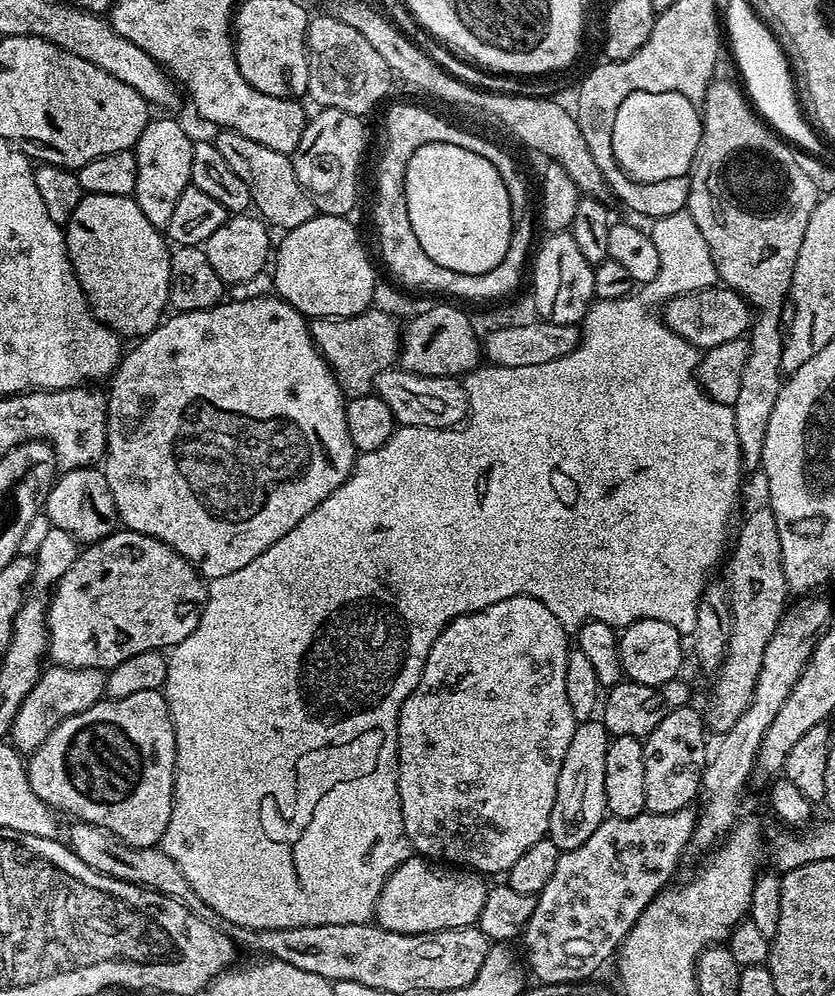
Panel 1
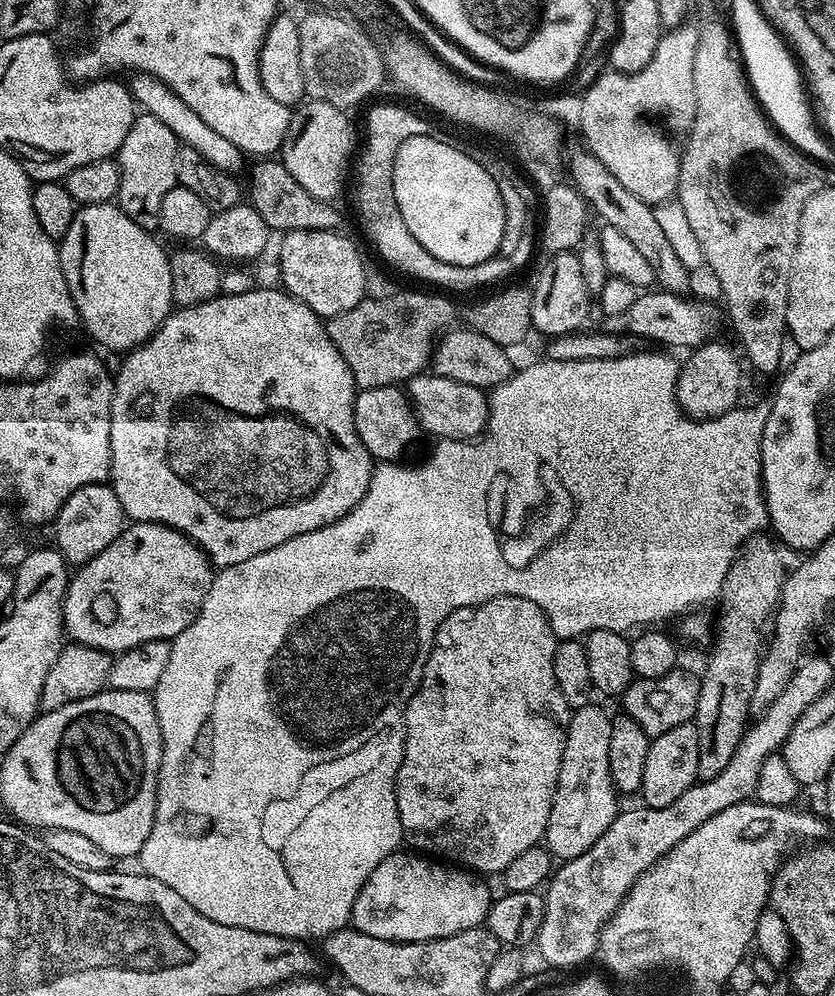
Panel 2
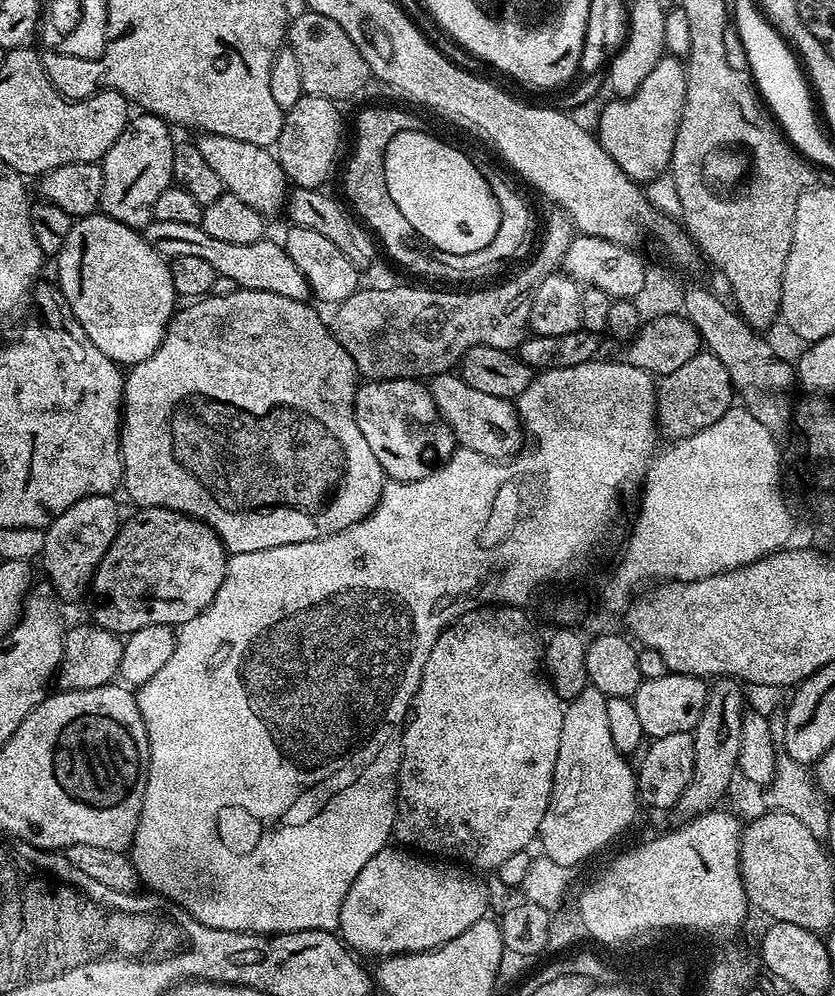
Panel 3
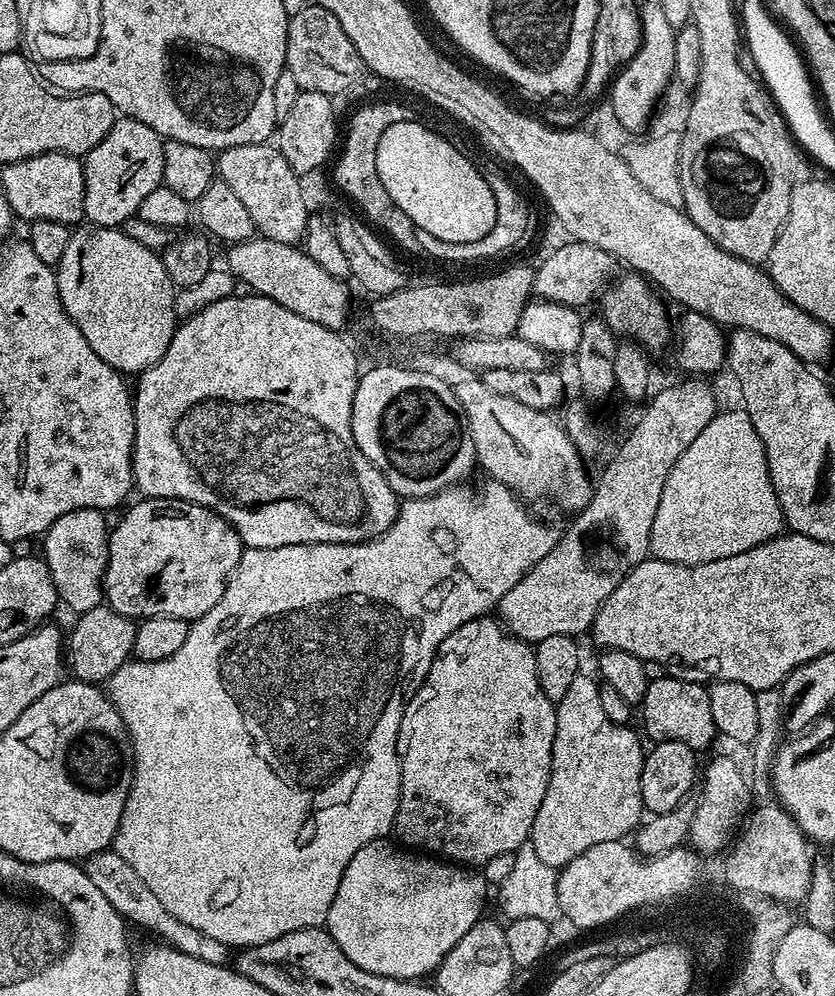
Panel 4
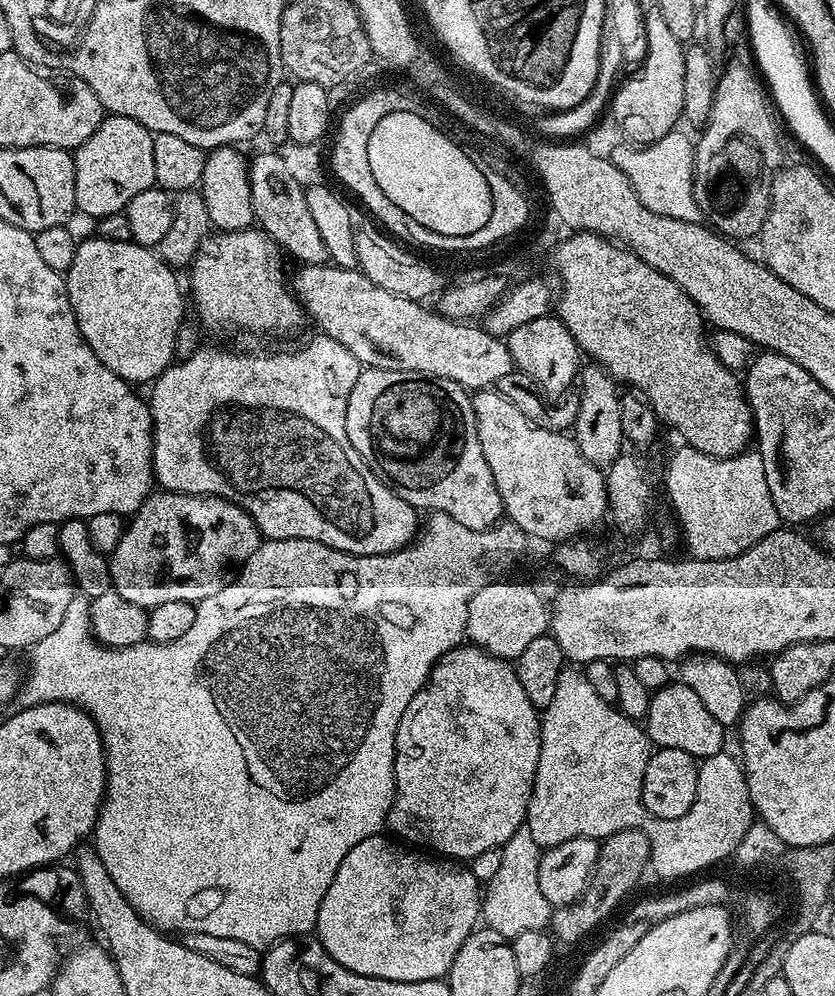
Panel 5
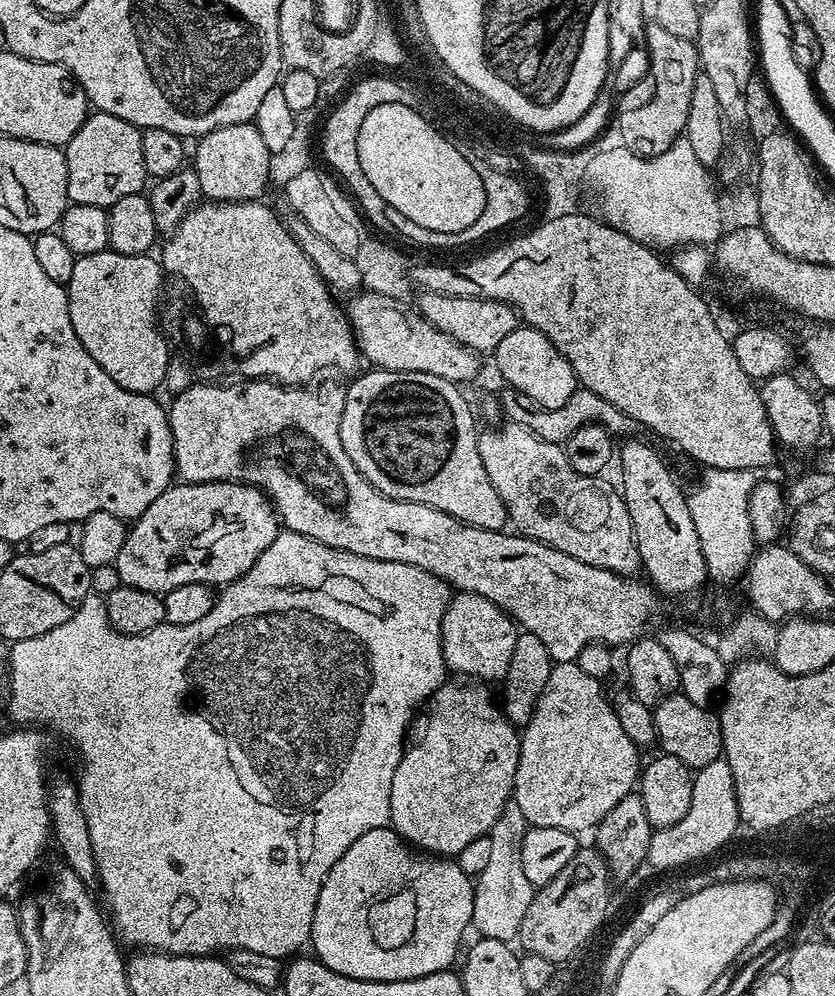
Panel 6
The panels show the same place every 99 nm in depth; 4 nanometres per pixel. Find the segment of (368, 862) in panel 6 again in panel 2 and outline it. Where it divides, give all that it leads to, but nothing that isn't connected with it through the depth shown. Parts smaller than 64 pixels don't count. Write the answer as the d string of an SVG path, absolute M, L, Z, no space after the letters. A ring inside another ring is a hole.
M397 850L378 862L374 874L366 878L366 886L362 886L352 907L351 927L370 934L370 938L409 944L450 938L487 921L494 892L475 871L404 851Z

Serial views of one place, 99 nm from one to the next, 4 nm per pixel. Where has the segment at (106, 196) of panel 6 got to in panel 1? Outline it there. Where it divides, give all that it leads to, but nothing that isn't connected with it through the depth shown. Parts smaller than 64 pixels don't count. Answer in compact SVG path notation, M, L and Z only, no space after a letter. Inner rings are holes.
M149 119L146 130L142 130L142 138L138 138L134 149L136 161L138 162L138 178L136 179L136 191L134 199L142 214L154 227L167 229L170 217L174 214L174 206L182 194L182 190L189 188L192 182L190 174L190 158L192 157L193 137L188 137L188 132L176 120L156 120Z

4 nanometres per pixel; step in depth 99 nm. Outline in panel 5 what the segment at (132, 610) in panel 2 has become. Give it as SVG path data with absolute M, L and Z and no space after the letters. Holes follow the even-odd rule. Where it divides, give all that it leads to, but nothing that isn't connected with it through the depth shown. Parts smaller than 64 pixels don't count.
M156 490L127 524L128 529L121 534L112 556L110 552L112 587L122 594L122 598L134 602L134 606L149 610L166 602L190 602L197 605L201 600L210 598L210 594L218 594L234 570L245 564L262 542L258 526L250 514L217 496L187 496L185 492Z

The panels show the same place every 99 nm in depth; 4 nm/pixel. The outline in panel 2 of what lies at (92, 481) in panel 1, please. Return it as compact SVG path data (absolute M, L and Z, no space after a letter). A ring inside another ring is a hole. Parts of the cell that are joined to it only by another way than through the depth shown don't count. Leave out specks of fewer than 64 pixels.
M111 483L82 486L74 490L70 498L66 498L60 513L56 515L54 544L69 565L79 566L102 554L102 550L106 550L106 546L110 546L110 542L114 542L114 538L118 538L125 527L126 517L122 510L122 502L118 502L118 494L114 494Z

